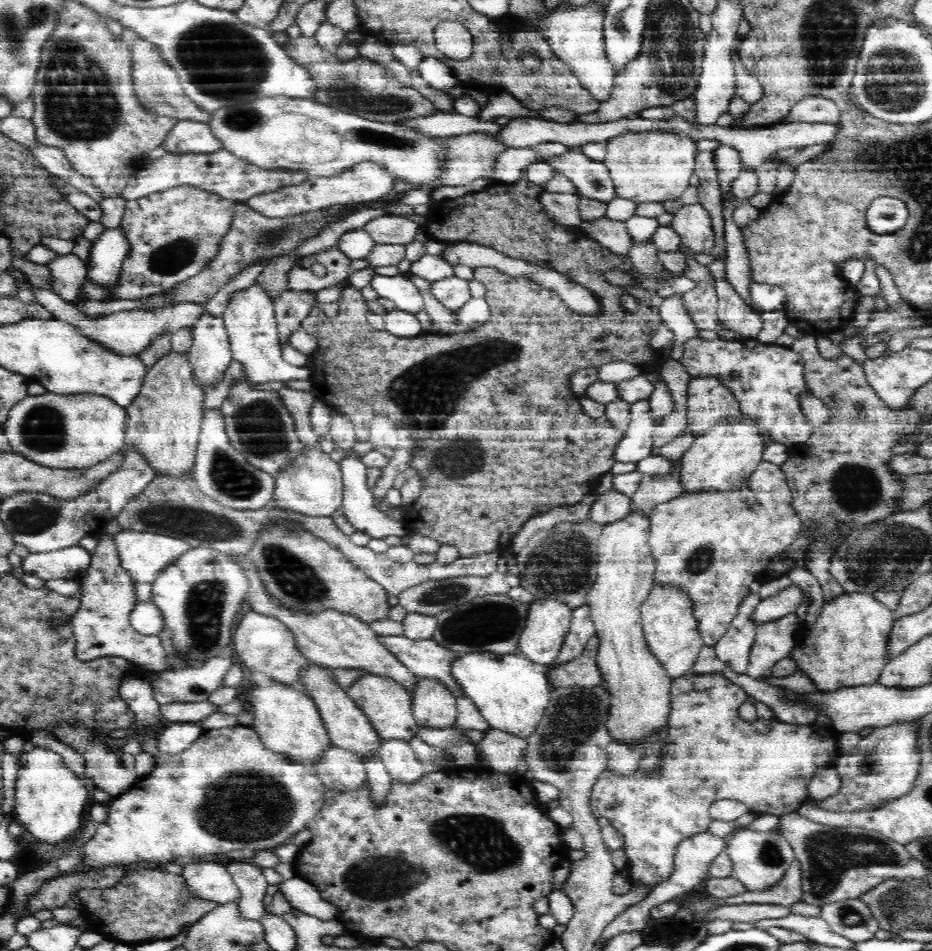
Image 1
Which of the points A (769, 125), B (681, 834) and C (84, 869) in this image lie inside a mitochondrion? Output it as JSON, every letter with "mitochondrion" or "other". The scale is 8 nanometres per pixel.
{"A":"other","B":"other","C":"other"}

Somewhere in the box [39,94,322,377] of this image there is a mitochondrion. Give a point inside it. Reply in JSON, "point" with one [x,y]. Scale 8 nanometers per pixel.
{"point":[174,255]}

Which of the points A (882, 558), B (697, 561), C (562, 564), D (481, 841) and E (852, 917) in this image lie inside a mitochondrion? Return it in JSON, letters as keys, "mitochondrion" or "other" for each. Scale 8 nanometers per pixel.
{"A":"mitochondrion","B":"mitochondrion","C":"mitochondrion","D":"mitochondrion","E":"mitochondrion"}

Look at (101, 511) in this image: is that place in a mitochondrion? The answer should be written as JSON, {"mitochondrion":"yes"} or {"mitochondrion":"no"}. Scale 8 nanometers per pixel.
{"mitochondrion":"no"}

